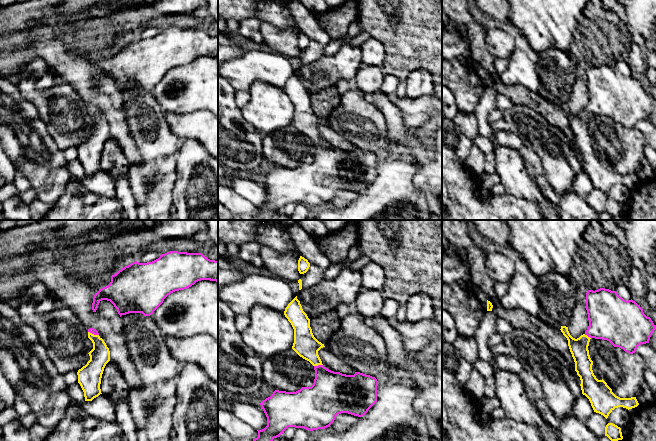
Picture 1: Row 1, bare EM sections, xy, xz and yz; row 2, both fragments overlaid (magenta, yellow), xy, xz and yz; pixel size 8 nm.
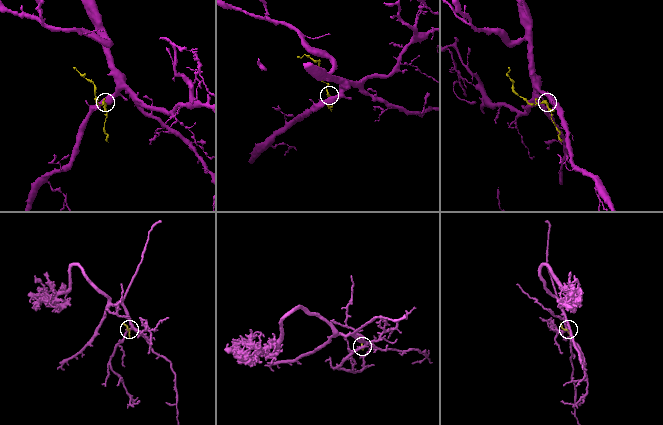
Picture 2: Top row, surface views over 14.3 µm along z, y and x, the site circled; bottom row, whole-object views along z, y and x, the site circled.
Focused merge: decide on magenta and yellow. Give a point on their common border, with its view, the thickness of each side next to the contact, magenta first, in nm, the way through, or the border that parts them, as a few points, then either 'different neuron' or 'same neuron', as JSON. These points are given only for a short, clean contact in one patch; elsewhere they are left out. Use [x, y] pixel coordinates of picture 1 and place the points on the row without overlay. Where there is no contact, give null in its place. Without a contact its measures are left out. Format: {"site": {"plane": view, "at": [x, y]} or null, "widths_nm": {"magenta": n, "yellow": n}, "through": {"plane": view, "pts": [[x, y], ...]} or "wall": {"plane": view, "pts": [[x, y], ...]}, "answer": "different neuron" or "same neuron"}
{"site": {"plane": "xz", "at": [318, 141]}, "widths_nm": {"magenta": 340, "yellow": 190}, "through": {"plane": "xz", "pts": [[332, 168], [328, 164], [318, 141], [305, 120]]}, "answer": "same neuron"}

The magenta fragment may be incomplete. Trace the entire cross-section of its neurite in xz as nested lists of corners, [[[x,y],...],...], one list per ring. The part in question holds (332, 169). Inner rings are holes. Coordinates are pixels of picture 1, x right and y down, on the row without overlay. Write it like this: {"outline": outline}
{"outline": [[[297,72],[285,84],[284,91],[294,105],[292,125],[314,142],[315,155],[311,163],[302,163],[296,168],[275,166],[270,173],[260,179],[267,193],[267,202],[257,206],[258,213],[253,215],[255,220],[271,220],[273,215],[280,213],[288,203],[304,204],[309,207],[325,205],[330,203],[336,192],[341,189],[362,193],[377,178],[378,157],[375,153],[360,148],[346,151],[331,147],[322,140],[318,127],[325,122],[314,113],[310,95],[303,87]]]}

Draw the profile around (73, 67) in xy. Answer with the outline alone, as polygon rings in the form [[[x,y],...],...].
[[[35,21],[26,32],[32,38],[29,47],[74,88],[87,106],[94,104],[98,107],[109,124],[110,137],[120,145],[130,164],[141,162],[141,154],[127,124],[126,100],[117,85],[110,77],[102,76],[97,86],[92,86],[93,73],[99,64],[86,59],[82,53],[70,51],[67,40],[54,34],[52,24]]]

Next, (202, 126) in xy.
[[[208,110],[177,114],[178,120],[169,125],[179,142],[193,139],[201,143],[208,153],[218,159],[218,117]]]

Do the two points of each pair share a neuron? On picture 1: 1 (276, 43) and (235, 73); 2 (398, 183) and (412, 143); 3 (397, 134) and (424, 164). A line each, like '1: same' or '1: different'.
1: different
2: different
3: same

